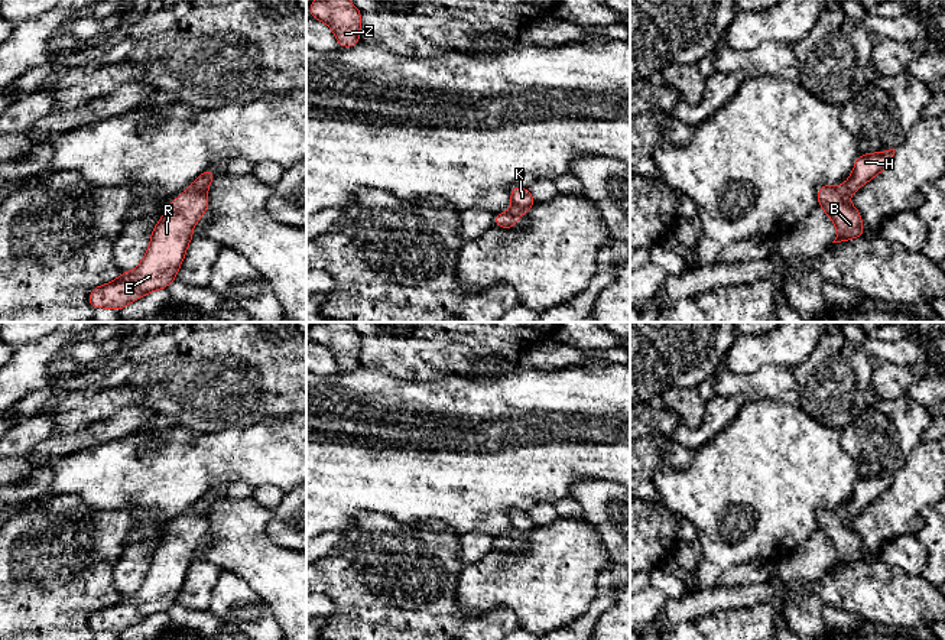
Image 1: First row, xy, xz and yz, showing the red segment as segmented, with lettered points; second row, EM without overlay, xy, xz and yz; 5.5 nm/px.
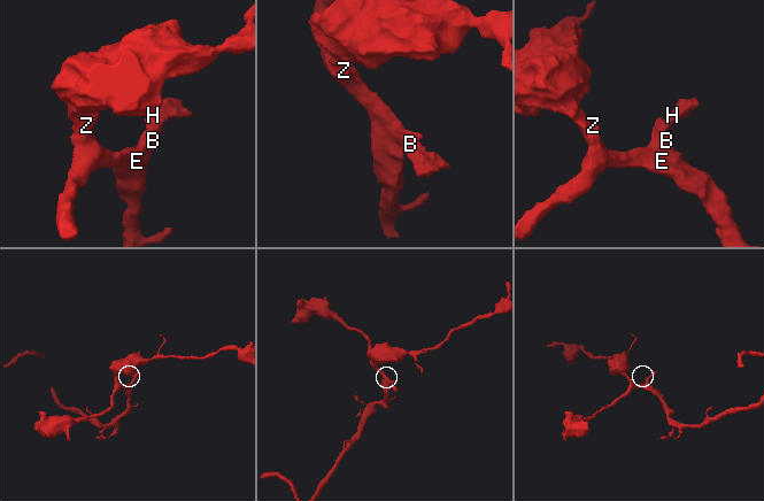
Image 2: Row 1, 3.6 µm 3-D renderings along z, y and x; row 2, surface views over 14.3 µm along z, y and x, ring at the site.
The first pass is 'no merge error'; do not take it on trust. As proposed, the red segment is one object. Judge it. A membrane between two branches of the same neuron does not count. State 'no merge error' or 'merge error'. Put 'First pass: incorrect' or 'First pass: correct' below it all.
no merge error
First pass: correct

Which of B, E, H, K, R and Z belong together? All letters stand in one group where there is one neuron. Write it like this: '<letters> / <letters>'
B E H K R Z

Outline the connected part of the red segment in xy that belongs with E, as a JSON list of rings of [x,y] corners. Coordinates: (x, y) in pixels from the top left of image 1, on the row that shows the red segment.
[[[214,169],[202,172],[179,198],[171,201],[152,231],[140,264],[131,272],[123,272],[116,280],[94,287],[88,295],[92,309],[111,308],[118,312],[150,292],[166,289],[176,279],[194,225],[208,209],[207,189],[215,176]]]

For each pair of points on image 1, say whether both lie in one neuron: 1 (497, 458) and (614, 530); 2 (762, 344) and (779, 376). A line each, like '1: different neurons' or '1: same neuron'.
1: different neurons
2: different neurons

